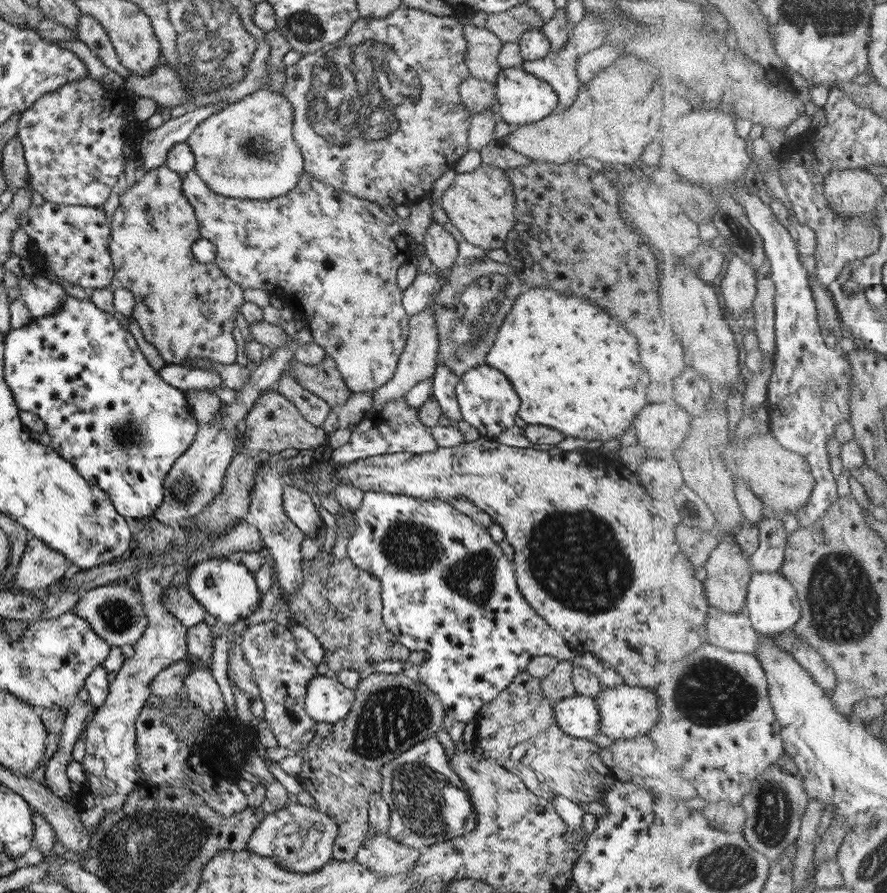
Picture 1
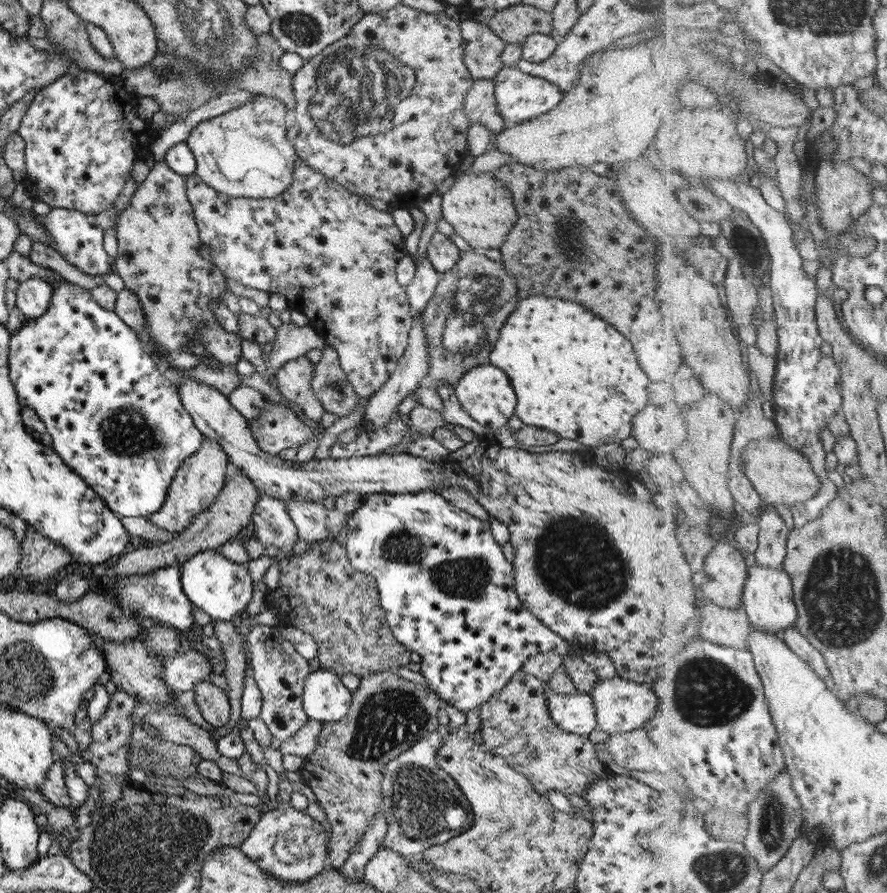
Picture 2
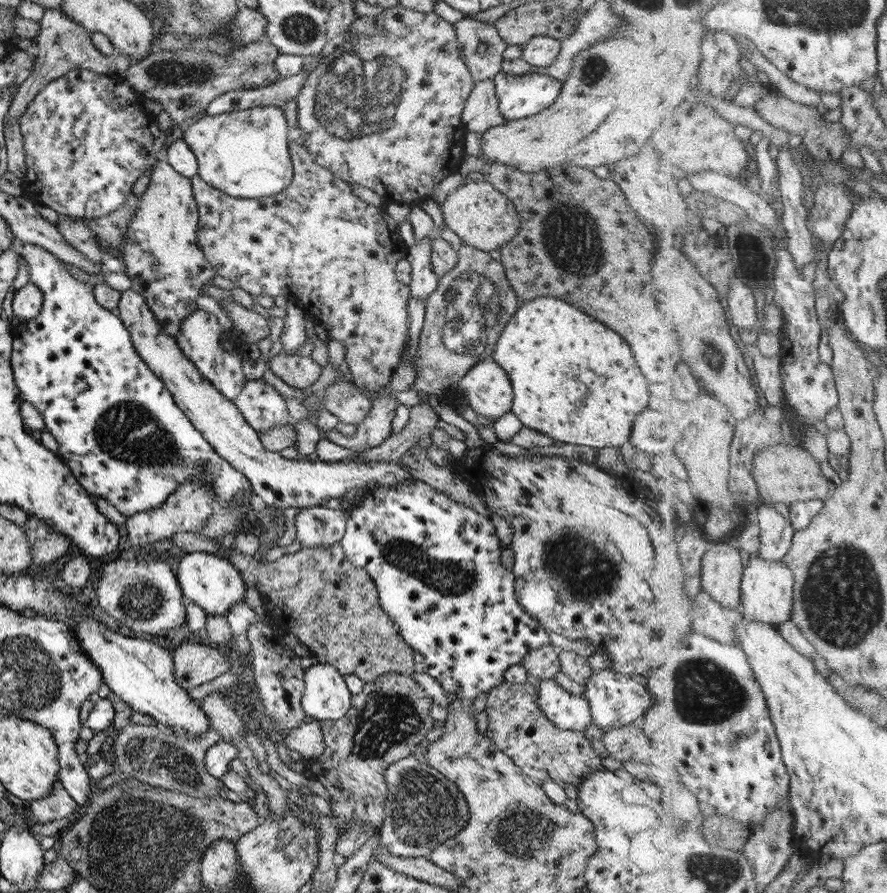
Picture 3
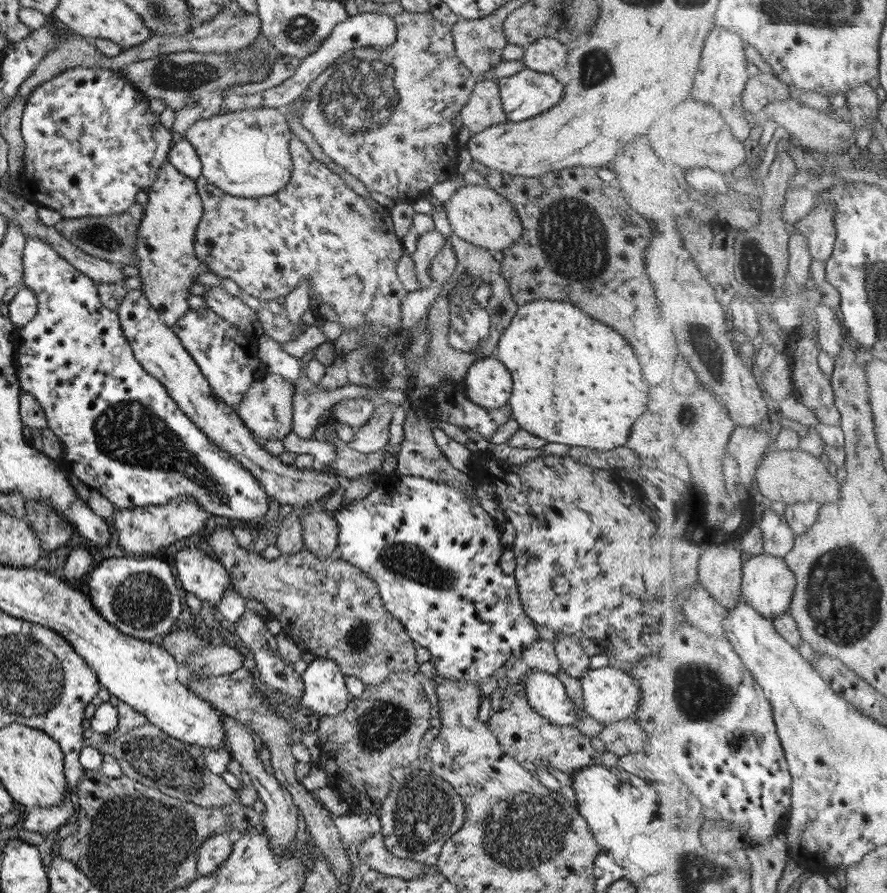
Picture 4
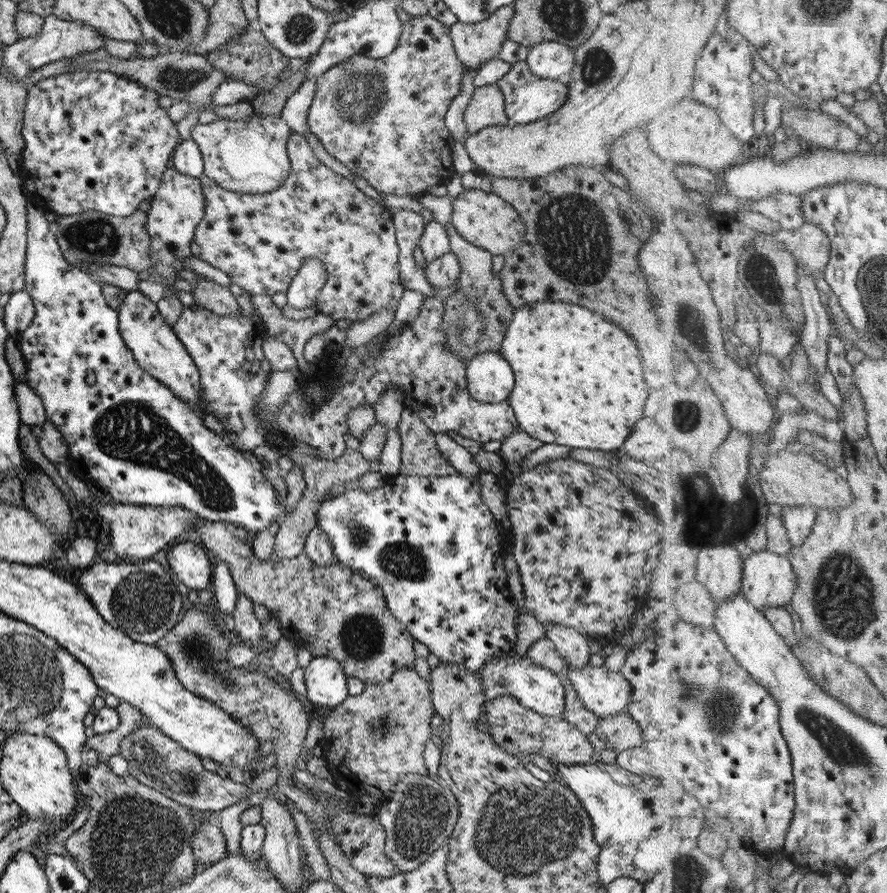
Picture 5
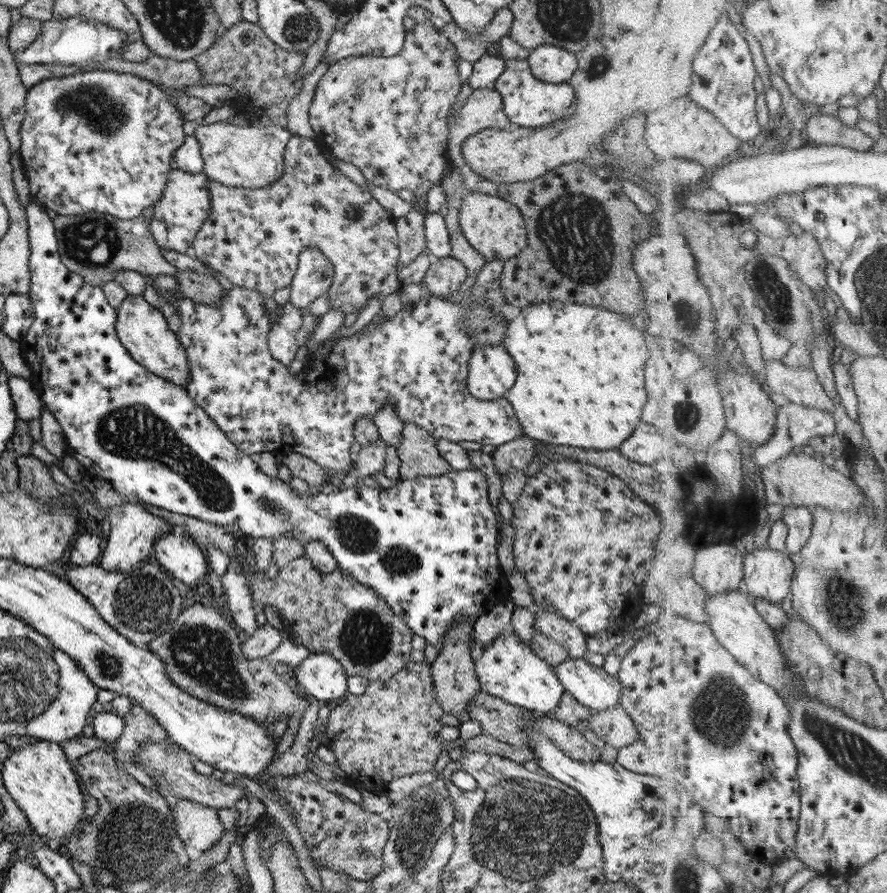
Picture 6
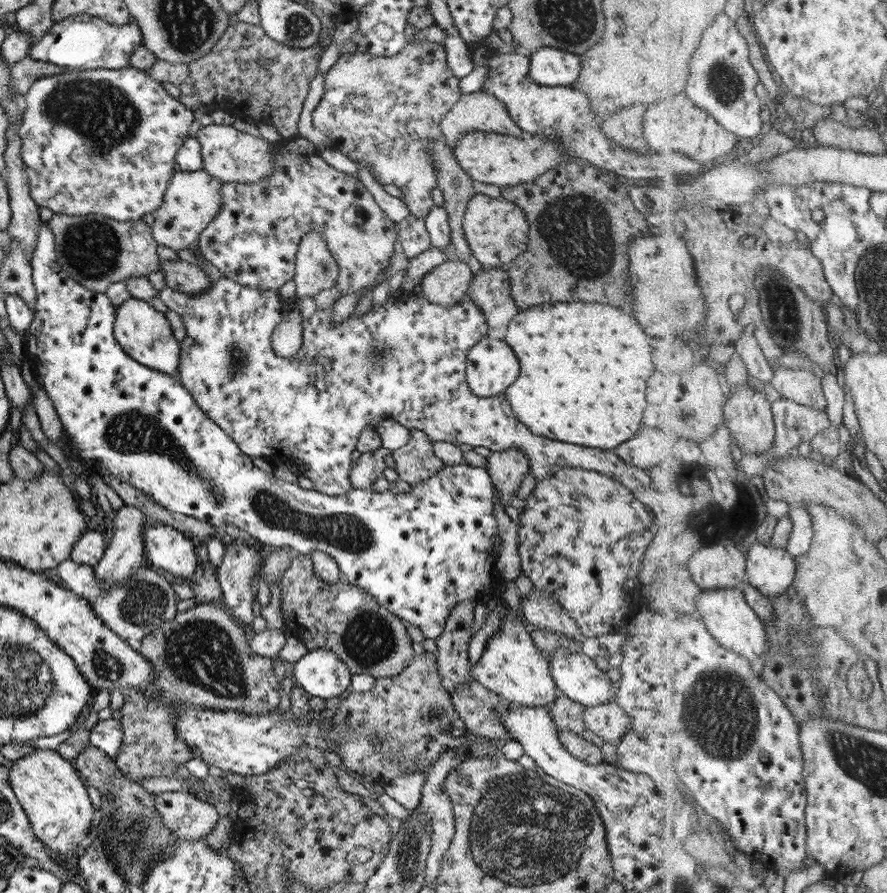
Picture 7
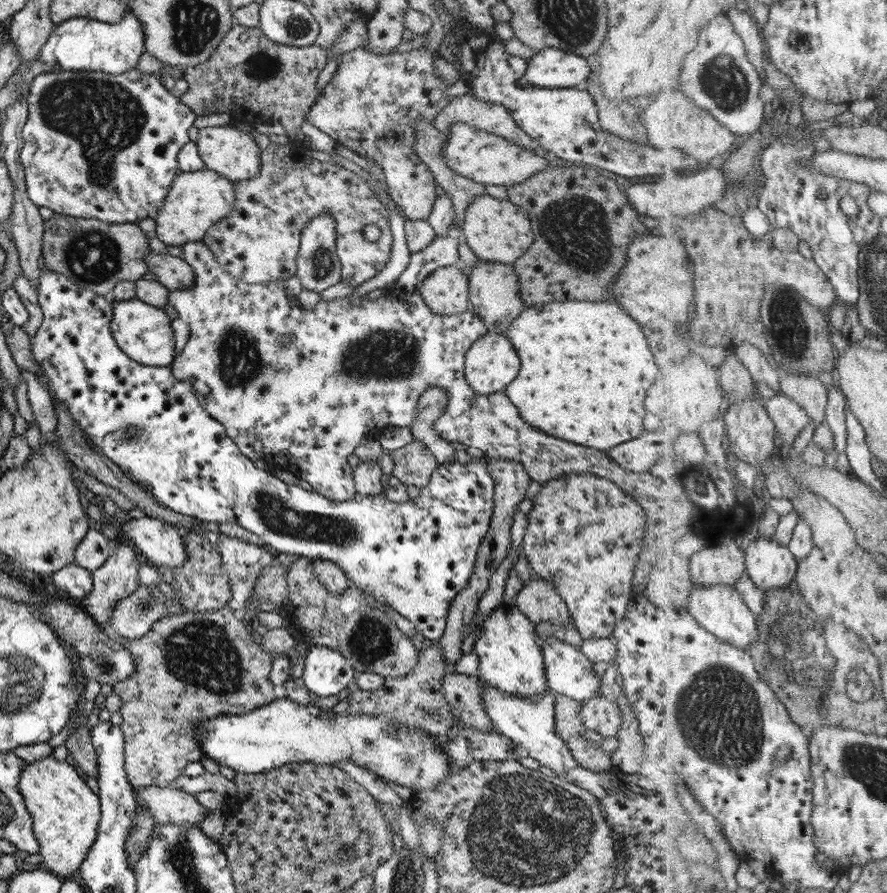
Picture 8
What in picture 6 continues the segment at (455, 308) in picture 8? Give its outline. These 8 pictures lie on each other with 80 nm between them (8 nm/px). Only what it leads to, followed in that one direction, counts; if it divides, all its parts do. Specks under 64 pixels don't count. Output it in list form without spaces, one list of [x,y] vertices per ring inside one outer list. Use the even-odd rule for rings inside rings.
[[[451,256],[433,258],[421,283],[425,293],[433,293],[433,297],[441,298],[439,293],[458,290],[467,276],[466,268],[460,260]]]

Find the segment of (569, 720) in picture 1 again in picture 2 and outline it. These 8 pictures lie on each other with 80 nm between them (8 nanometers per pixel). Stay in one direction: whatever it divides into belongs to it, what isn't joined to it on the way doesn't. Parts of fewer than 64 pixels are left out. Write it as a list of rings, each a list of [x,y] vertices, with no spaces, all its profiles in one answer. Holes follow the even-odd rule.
[[[546,683],[545,691],[546,691],[546,708],[547,713],[549,714],[549,718],[551,718],[551,721],[553,721],[561,730],[563,730],[563,732],[587,736],[587,734],[589,734],[589,732],[591,732],[591,730],[593,730],[593,728],[596,727],[593,703],[591,702],[591,697],[588,695],[588,693],[575,692],[571,694],[559,694],[547,688]]]

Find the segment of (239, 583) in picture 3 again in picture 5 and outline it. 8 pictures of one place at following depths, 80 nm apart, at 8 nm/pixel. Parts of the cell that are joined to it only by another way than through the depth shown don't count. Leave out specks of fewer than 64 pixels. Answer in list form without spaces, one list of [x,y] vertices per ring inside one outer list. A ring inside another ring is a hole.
[[[190,541],[171,542],[165,546],[165,560],[170,573],[190,590],[212,590],[213,568],[204,548]]]

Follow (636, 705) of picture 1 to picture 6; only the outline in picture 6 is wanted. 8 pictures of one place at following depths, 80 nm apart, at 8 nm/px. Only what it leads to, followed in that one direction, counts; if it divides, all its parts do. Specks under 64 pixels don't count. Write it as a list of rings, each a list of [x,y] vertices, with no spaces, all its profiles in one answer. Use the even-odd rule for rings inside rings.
[[[566,657],[553,669],[564,692],[589,711],[601,712],[618,706],[620,684],[617,679],[605,673],[602,667],[591,665],[586,658]]]

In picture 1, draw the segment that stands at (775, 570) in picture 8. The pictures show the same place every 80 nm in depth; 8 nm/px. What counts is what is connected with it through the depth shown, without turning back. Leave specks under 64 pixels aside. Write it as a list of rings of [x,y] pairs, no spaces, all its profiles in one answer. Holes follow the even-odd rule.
[[[754,572],[747,595],[746,613],[752,620],[755,630],[763,637],[781,636],[784,632],[794,630],[794,626],[802,617],[802,608],[798,601],[798,590],[786,576],[775,572]]]

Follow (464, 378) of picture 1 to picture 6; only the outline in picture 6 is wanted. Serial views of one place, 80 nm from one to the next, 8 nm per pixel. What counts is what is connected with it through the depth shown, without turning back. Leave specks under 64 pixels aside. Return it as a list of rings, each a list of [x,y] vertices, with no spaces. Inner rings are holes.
[[[502,344],[482,345],[470,352],[466,387],[479,400],[501,398],[515,382],[515,364]]]

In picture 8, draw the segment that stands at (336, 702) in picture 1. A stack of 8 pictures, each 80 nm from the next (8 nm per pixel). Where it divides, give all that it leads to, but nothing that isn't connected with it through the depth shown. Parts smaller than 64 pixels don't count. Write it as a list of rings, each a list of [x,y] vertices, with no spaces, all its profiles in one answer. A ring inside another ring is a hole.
[[[320,646],[307,648],[298,682],[313,692],[313,697],[335,696],[346,686],[352,686],[354,680],[354,670],[336,650]]]

